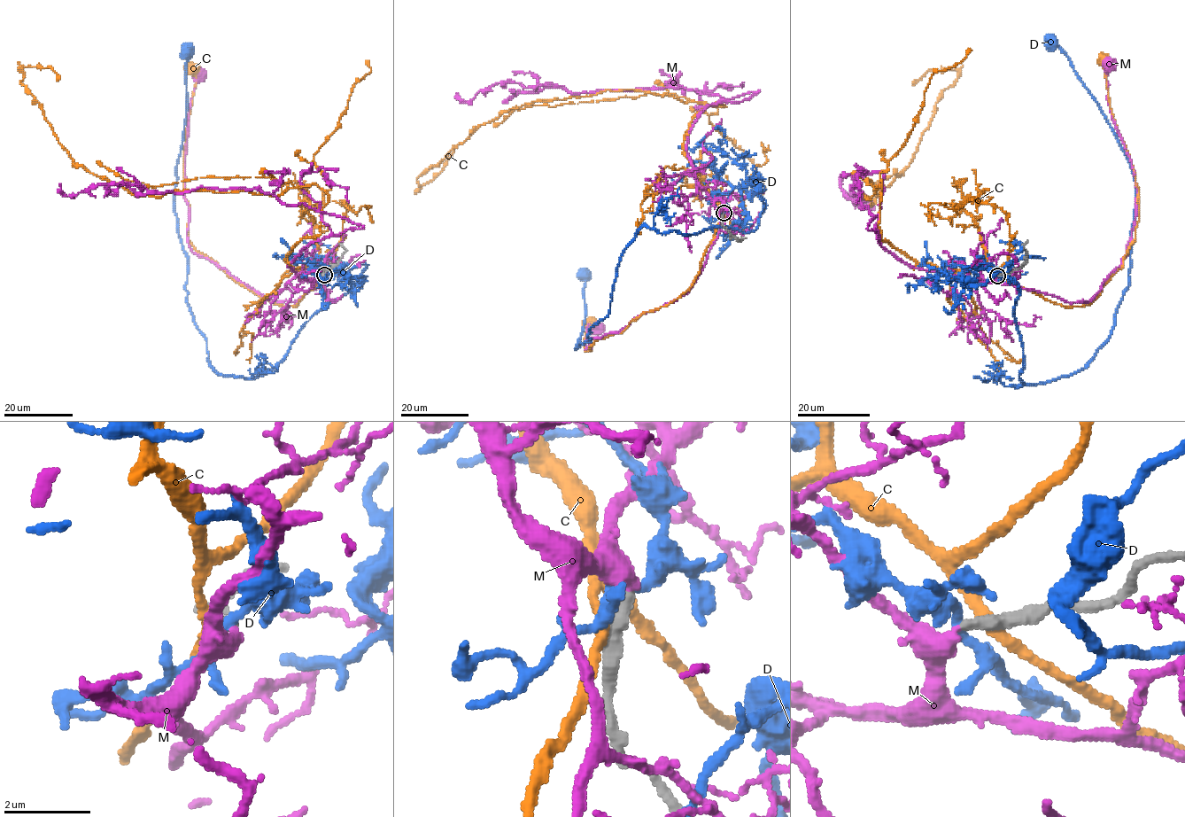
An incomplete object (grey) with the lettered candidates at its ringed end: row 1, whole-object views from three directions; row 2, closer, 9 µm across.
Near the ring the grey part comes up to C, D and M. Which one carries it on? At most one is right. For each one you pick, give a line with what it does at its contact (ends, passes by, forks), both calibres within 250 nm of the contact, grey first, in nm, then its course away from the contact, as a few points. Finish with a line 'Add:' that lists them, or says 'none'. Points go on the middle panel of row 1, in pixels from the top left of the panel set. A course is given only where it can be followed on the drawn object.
M: it ends there; 320 nm thick on the grey side, 420 nm on the other; it runs (724, 213), (689, 291), (619, 331), (592, 338), (585, 349), (587, 327), (599, 328)
Add: M

